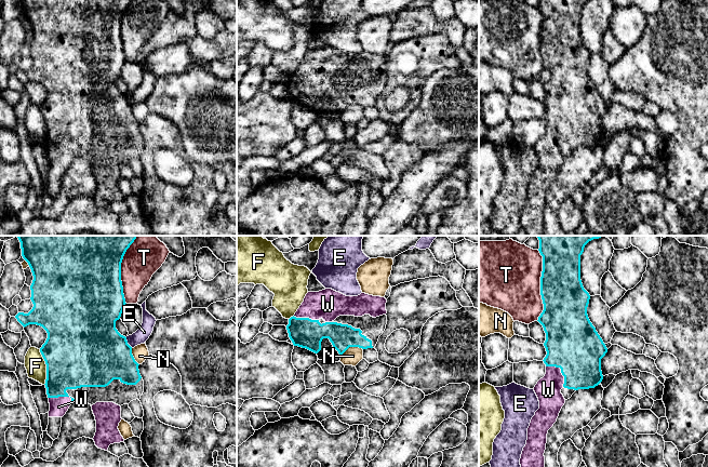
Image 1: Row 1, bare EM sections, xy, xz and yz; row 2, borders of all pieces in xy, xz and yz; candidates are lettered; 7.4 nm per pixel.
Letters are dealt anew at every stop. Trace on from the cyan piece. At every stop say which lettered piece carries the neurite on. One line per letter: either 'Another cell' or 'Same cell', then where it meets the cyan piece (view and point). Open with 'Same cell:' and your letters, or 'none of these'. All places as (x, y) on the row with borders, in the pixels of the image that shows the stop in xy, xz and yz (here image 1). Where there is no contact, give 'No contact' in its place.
Same cell: W
E: Another cell. Touches cyan at xy (127, 343)
F: Another cell. Touches cyan at xy (47, 367)
N: Another cell. Touches cyan at xz (351, 346)
T: Another cell. Touches cyan at yz (540, 285)
W: Same cell. Touches cyan at yz (561, 371)

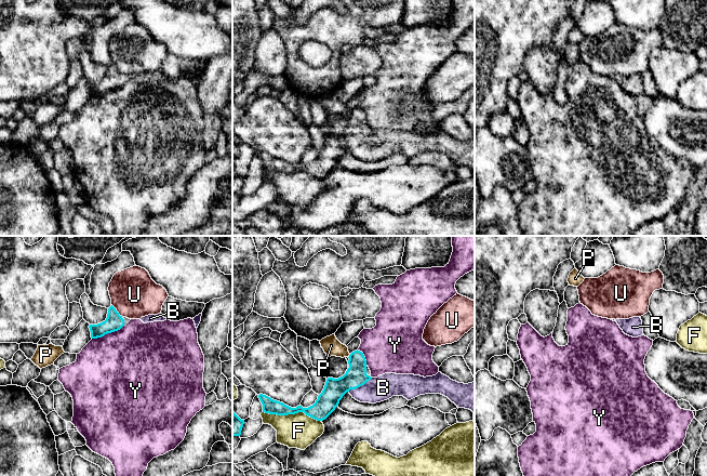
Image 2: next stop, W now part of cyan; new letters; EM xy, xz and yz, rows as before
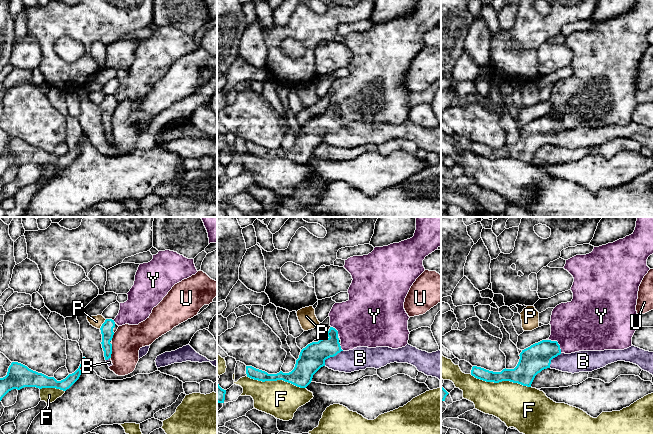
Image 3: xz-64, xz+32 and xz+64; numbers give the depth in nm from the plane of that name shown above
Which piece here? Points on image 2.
Same cell: B
B: Same cell. Touches cyan at xz (360, 385)
F: Another cell. Touches cyan at xz (292, 413)
P: Another cell. Touches cyan at xz (349, 356)
U: Another cell. Touches cyan at xy (118, 314)
Y: Another cell. Touches cyan at xy (107, 332)

